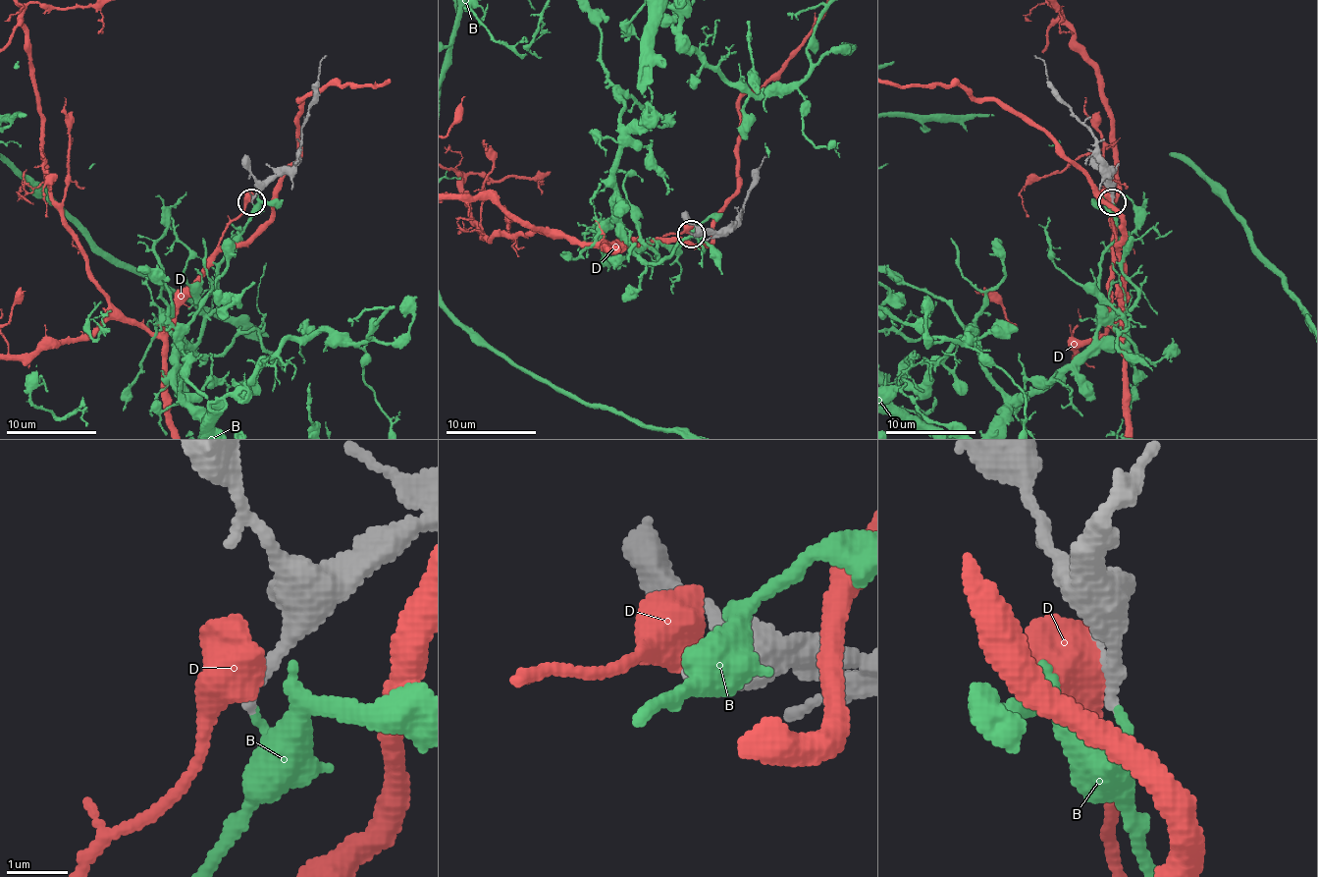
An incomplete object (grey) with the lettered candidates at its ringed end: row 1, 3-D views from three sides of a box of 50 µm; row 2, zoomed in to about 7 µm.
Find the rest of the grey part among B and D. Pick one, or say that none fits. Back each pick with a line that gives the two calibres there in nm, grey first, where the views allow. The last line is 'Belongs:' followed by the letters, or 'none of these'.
Belongs: none of these

